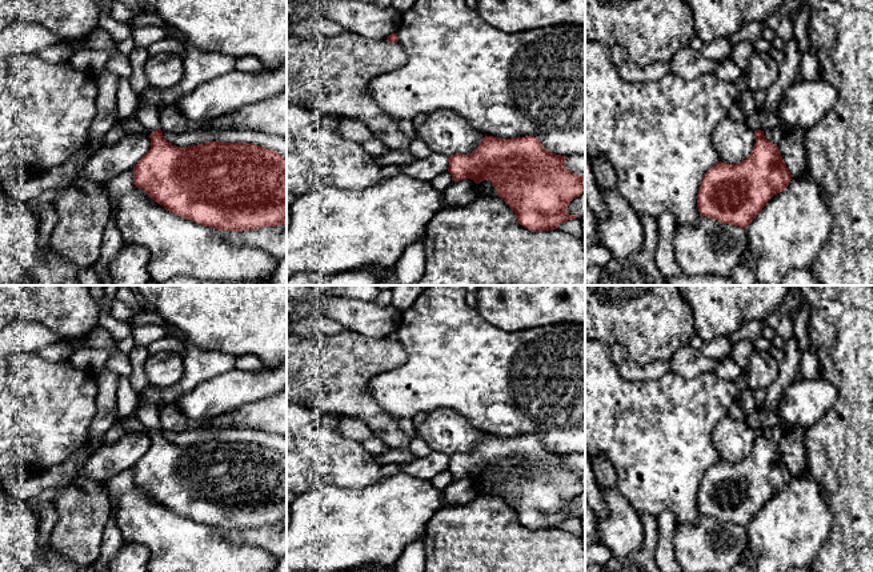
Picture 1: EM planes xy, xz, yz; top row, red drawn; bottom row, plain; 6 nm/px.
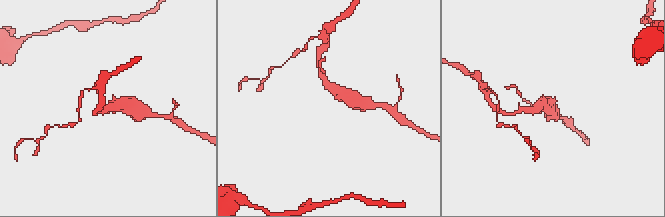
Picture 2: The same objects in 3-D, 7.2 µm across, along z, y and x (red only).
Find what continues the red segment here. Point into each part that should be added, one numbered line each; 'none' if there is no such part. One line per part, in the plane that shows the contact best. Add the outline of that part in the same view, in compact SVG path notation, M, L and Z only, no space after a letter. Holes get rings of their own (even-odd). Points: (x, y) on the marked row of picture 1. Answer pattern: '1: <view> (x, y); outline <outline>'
1: xy (151, 115); outline M139 96L139 107L143 109L141 121L145 129L152 133L156 129L161 129L160 127L160 111L156 105L145 103Z

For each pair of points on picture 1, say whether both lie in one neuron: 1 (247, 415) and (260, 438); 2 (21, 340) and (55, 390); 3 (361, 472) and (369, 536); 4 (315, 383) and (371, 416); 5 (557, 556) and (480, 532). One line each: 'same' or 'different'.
1: different
2: different
3: different
4: same
5: same

